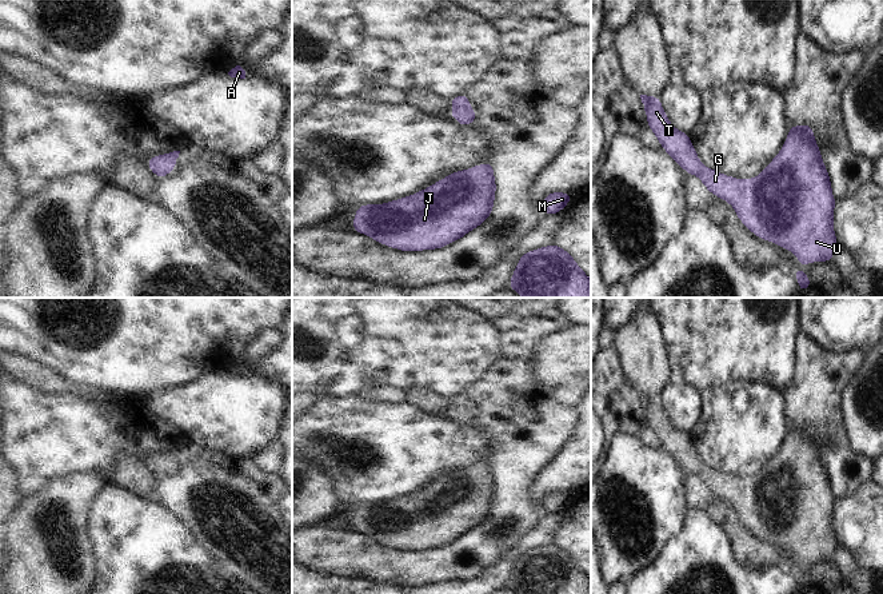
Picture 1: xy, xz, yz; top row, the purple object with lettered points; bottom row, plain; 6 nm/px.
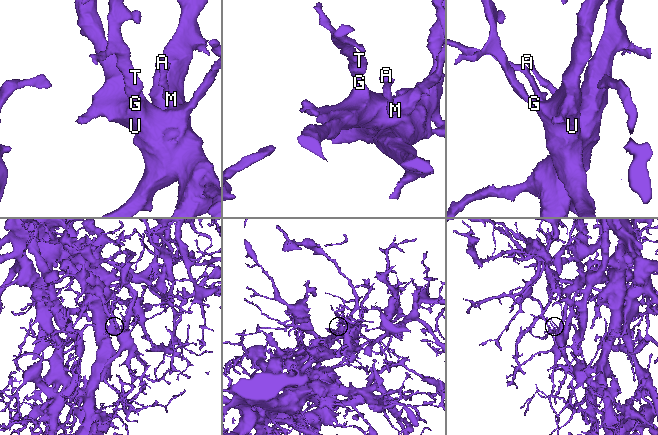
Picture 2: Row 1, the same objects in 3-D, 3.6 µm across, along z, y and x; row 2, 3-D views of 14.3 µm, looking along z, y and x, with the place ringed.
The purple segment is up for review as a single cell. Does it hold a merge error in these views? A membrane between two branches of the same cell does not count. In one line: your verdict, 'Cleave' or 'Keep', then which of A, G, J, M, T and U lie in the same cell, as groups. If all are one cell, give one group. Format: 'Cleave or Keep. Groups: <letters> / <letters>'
Keep. Groups: A G J M T U.

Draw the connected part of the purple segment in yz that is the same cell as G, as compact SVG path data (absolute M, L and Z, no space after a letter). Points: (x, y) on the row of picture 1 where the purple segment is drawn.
M640 95L647 124L660 147L688 174L696 175L710 194L730 203L738 219L758 238L790 250L800 264L831 262L839 246L834 231L834 199L831 179L822 152L814 137L814 128L790 125L780 152L752 179L736 179L702 164L690 133L679 131L668 120L660 96Z

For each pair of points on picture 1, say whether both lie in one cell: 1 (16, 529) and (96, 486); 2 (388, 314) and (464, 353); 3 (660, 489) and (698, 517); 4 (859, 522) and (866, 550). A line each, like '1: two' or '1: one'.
1: one
2: one
3: two
4: one

